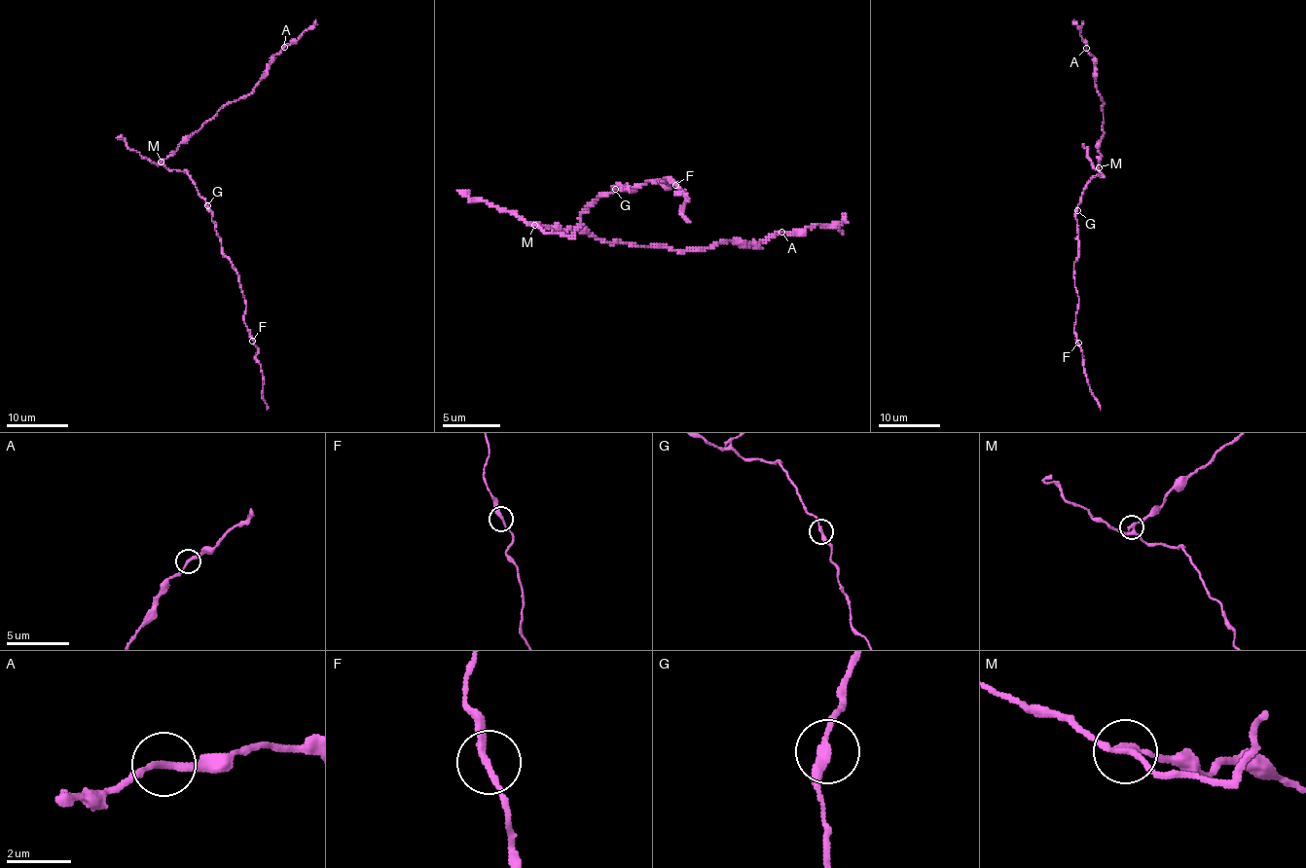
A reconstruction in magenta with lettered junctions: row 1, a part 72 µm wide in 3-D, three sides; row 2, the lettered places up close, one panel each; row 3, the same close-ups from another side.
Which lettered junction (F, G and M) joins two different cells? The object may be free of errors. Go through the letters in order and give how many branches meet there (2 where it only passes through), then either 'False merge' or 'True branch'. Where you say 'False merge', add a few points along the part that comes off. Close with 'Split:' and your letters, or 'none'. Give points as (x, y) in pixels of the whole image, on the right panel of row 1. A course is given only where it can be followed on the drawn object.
F: Branches: 2. True branch
G: Branches: 2. True branch
M: Branches: 3. False merge. Course of the part to remove: (1099, 167), (1098, 145), (1104, 133), (1102, 97), (1095, 85), (1093, 57), (1086, 49), (1074, 19)
Split: M

